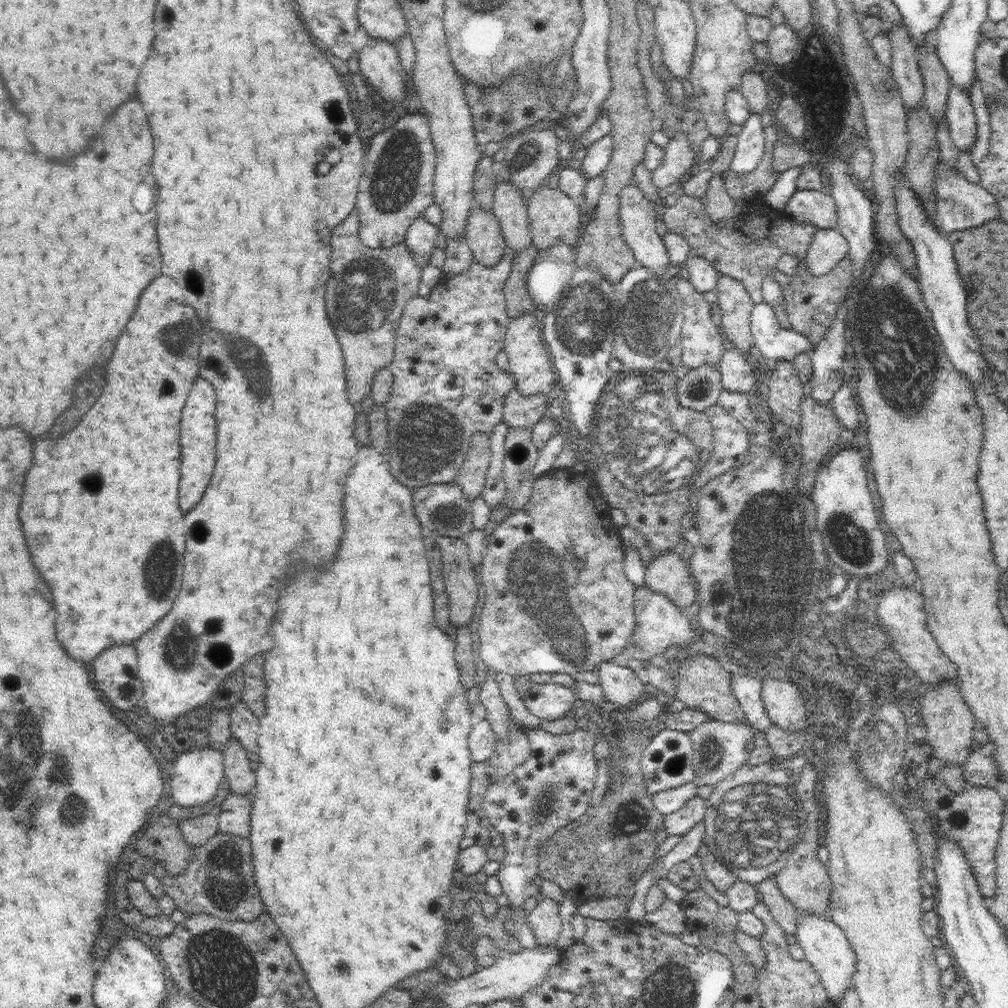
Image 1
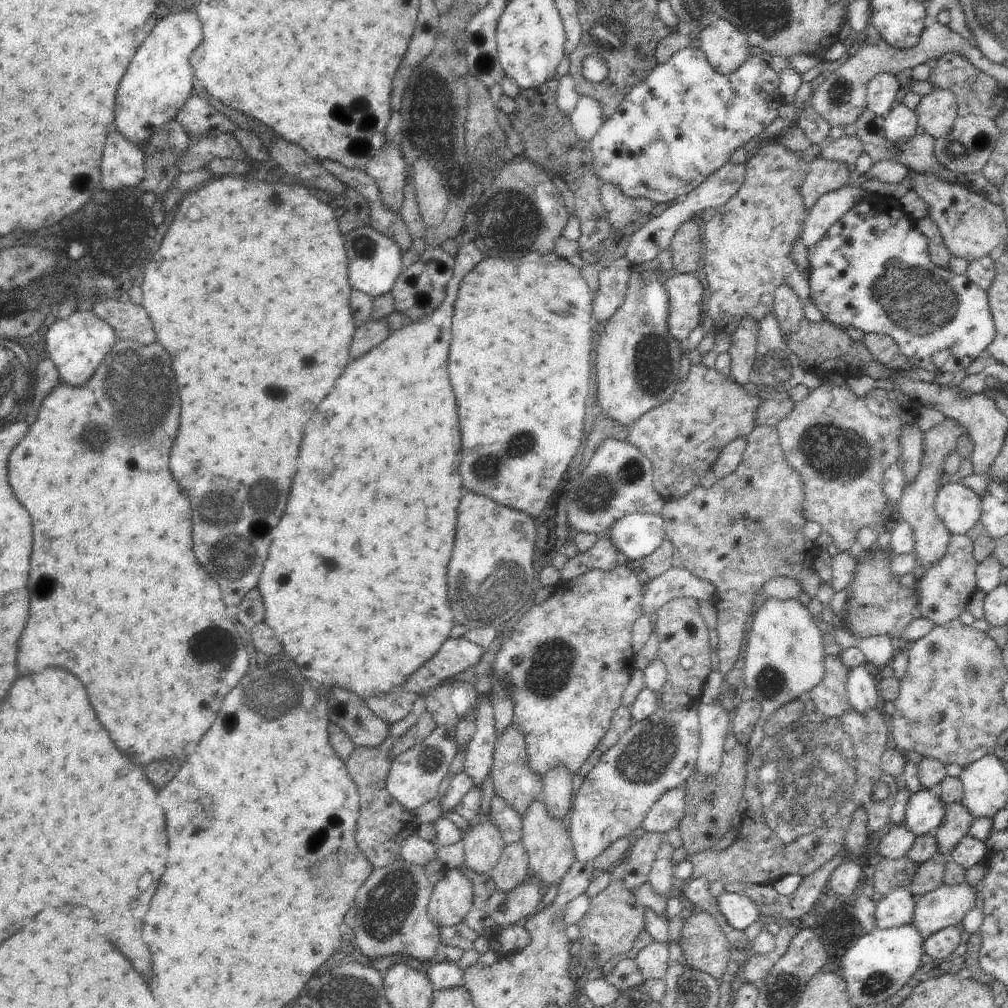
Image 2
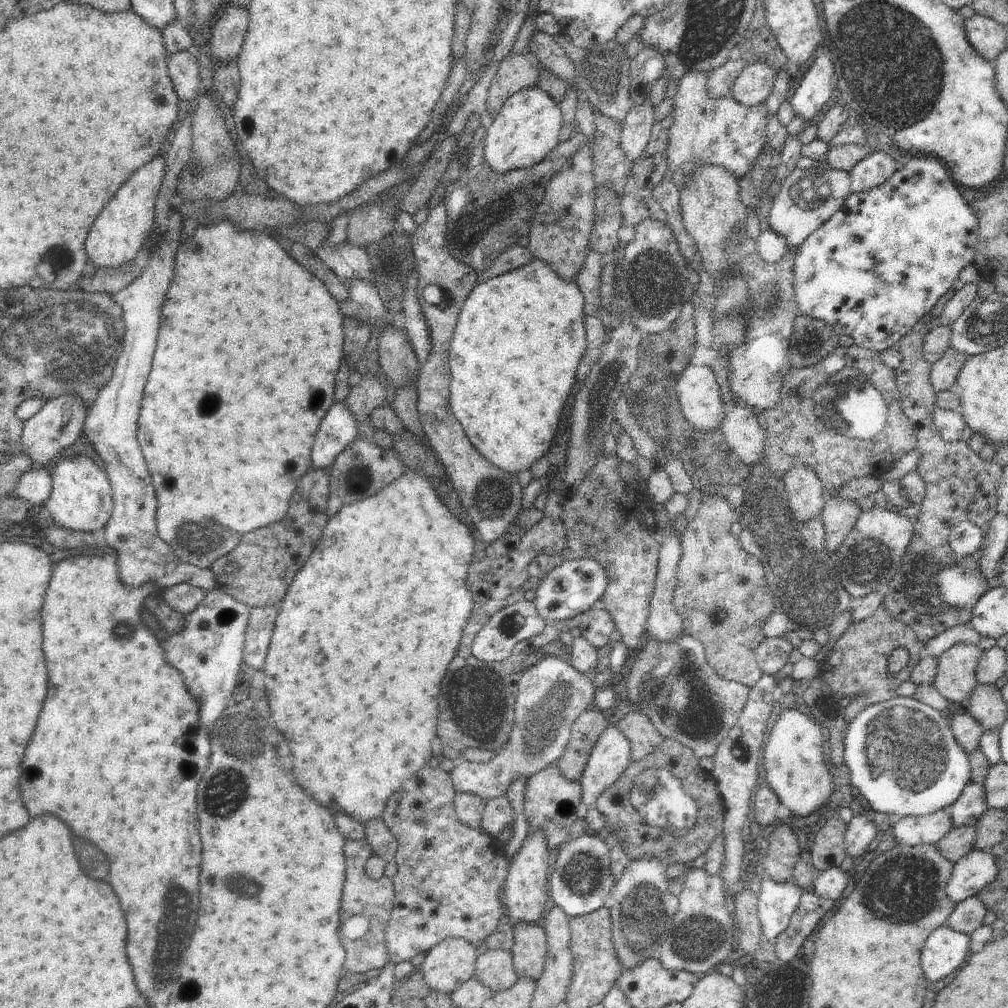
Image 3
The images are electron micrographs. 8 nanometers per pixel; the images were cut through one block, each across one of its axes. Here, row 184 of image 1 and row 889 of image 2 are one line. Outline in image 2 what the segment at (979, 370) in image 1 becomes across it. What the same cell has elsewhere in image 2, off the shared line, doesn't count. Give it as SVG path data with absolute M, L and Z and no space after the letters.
M895 888L883 898L875 898L875 928L889 930L907 926L913 920L915 896L909 894L909 888Z

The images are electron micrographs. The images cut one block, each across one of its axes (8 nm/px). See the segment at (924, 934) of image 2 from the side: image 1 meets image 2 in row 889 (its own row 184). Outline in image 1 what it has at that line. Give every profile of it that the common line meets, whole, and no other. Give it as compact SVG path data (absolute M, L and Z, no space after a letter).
M945 170L935 172L935 218L933 224L947 236L955 230L967 230L967 228L979 228L991 220L1001 218L1001 210L989 190L985 190L981 184L969 184L959 172L953 172L947 176Z

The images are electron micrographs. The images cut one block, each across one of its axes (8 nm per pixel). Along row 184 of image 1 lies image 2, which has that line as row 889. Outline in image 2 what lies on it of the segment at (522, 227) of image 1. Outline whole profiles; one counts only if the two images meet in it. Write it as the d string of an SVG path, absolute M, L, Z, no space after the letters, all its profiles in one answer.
M513 842L503 848L497 864L493 866L491 880L499 892L509 892L529 880L529 862L521 842Z

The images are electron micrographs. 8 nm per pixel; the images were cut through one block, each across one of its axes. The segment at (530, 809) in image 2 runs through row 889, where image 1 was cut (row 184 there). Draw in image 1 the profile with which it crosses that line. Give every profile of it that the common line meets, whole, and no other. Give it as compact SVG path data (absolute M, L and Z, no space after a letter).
M543 182L537 190L527 194L527 220L529 220L529 230L531 230L531 242L539 250L545 250L545 248L553 246L557 240L575 248L575 244L579 240L577 228L581 228L579 216L581 216L581 208L575 206L567 198L567 194L563 194L563 190L549 188L547 182Z

